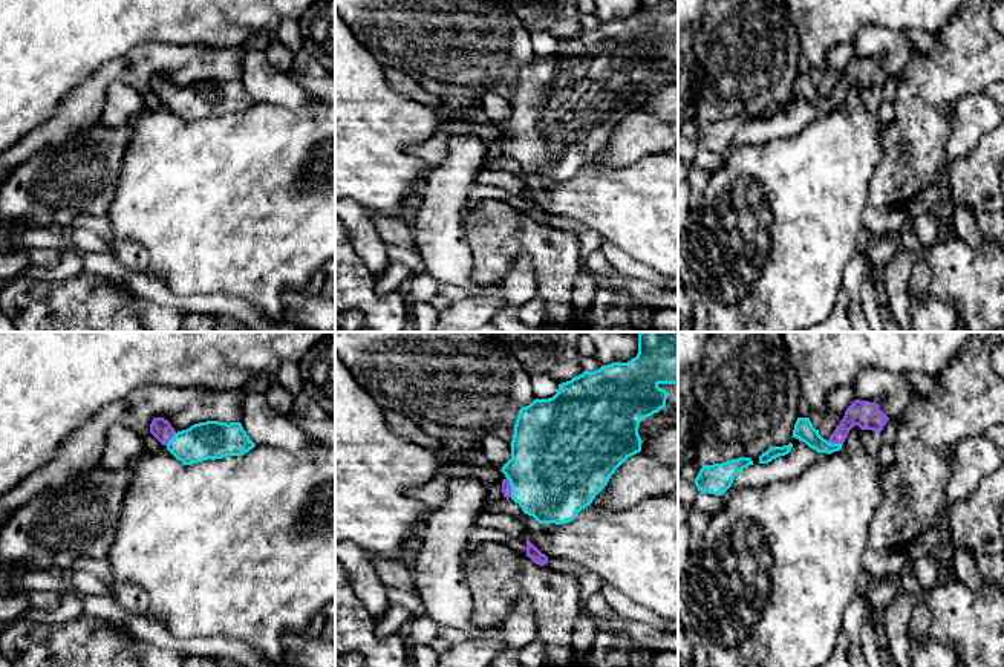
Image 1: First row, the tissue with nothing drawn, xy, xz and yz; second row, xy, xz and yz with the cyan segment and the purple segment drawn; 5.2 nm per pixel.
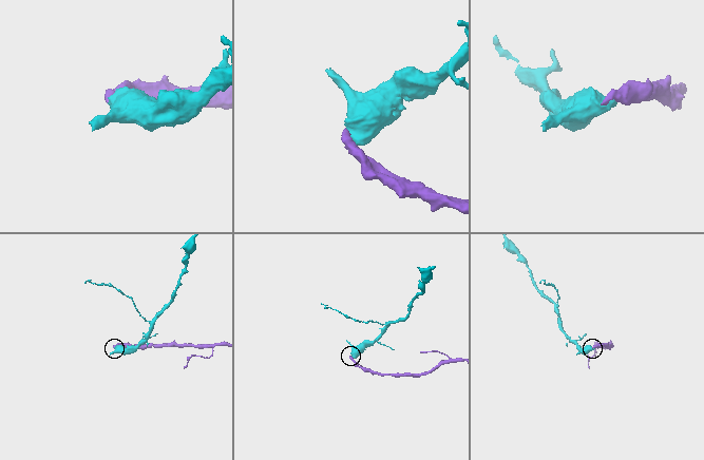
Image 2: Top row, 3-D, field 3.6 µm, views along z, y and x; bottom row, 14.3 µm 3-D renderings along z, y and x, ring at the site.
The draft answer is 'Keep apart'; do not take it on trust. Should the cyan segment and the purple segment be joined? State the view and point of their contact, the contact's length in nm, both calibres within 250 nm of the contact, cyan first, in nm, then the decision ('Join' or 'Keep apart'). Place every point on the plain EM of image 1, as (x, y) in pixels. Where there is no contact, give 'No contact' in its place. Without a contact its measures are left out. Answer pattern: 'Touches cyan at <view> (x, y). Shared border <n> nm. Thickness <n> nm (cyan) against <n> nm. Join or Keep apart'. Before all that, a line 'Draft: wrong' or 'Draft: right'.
Draft: wrong
Touches cyan at xz (511, 144). Shared border 110 nm. Thickness 500 nm (cyan) against 50 nm. Join

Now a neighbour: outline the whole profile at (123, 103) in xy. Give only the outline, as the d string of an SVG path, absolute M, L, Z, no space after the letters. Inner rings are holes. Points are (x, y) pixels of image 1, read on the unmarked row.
M115 81L109 86L99 124L121 127L139 116L145 110L144 99L132 86Z

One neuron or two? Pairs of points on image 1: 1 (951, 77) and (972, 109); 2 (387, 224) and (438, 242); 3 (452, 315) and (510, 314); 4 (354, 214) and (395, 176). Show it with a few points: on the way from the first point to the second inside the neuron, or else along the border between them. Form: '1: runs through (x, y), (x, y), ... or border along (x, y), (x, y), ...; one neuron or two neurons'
1: border along (983, 91), (961, 97), (949, 109), (951, 130); two neurons
2: border along (410, 227), (417, 248); two neurons
3: border along (519, 305), (504, 305), (493, 315); two neurons
4: border along (351, 198), (368, 210); two neurons

